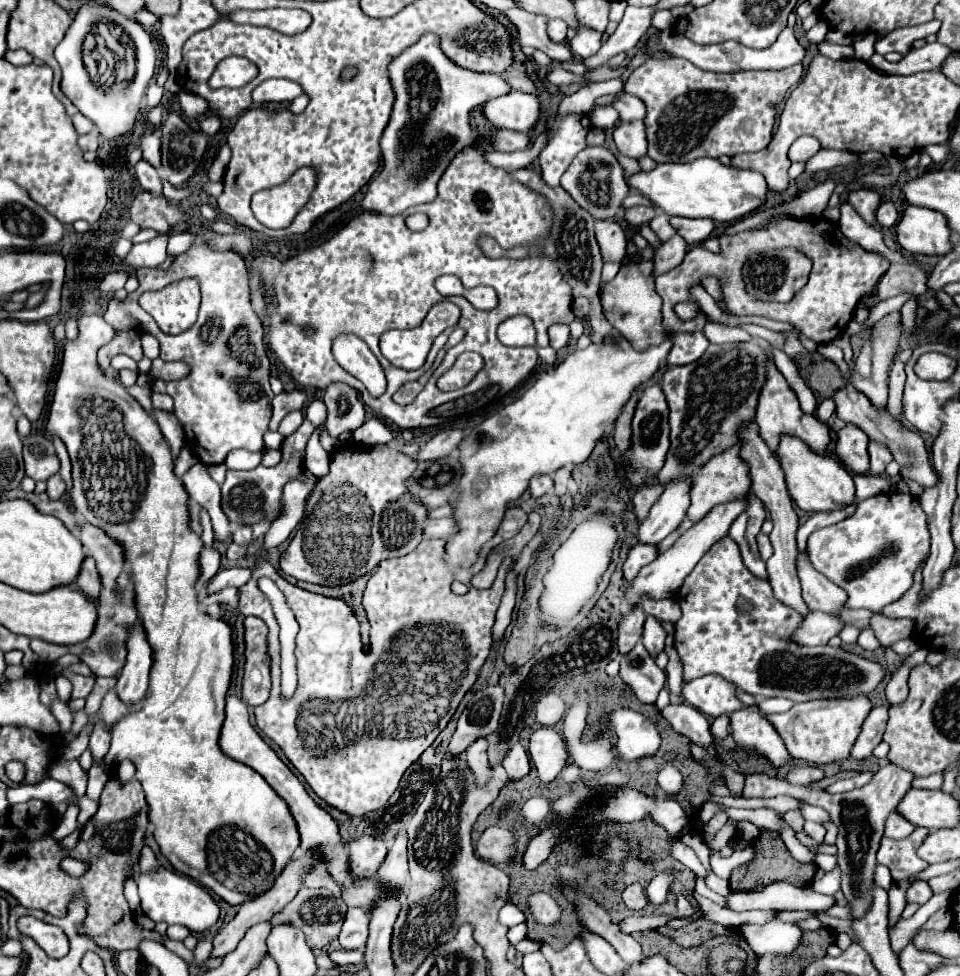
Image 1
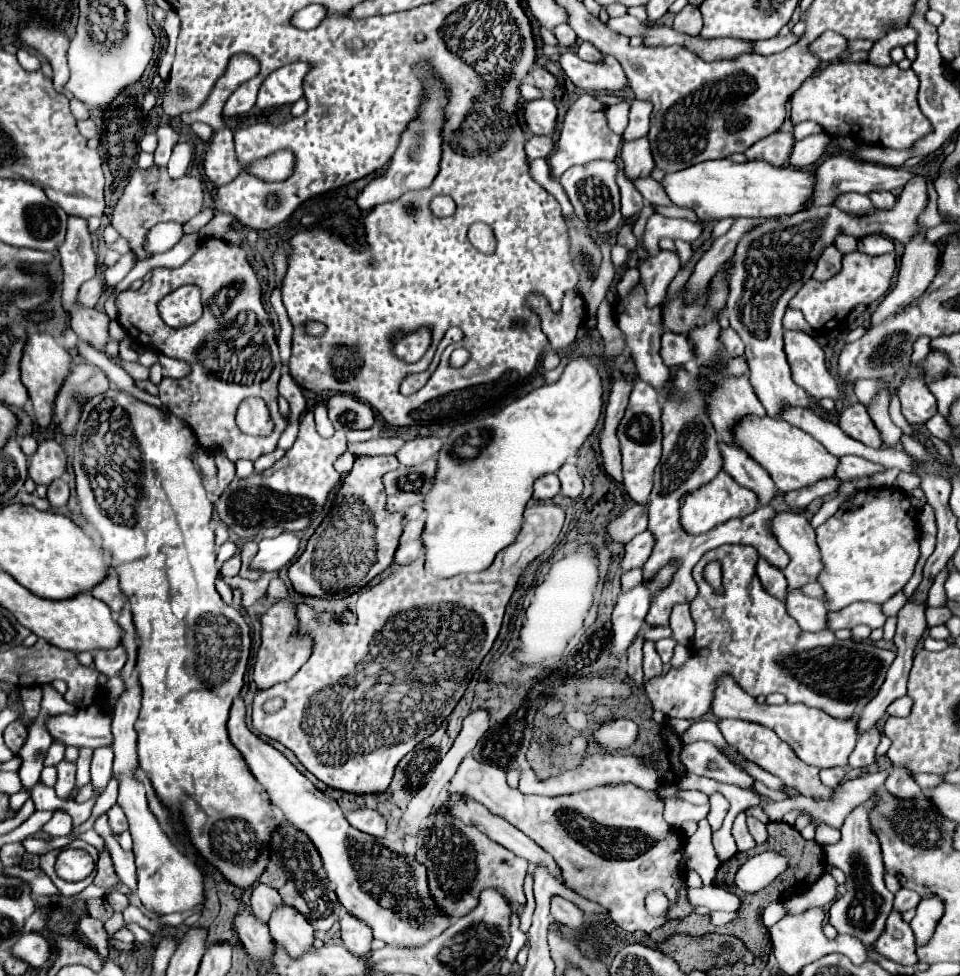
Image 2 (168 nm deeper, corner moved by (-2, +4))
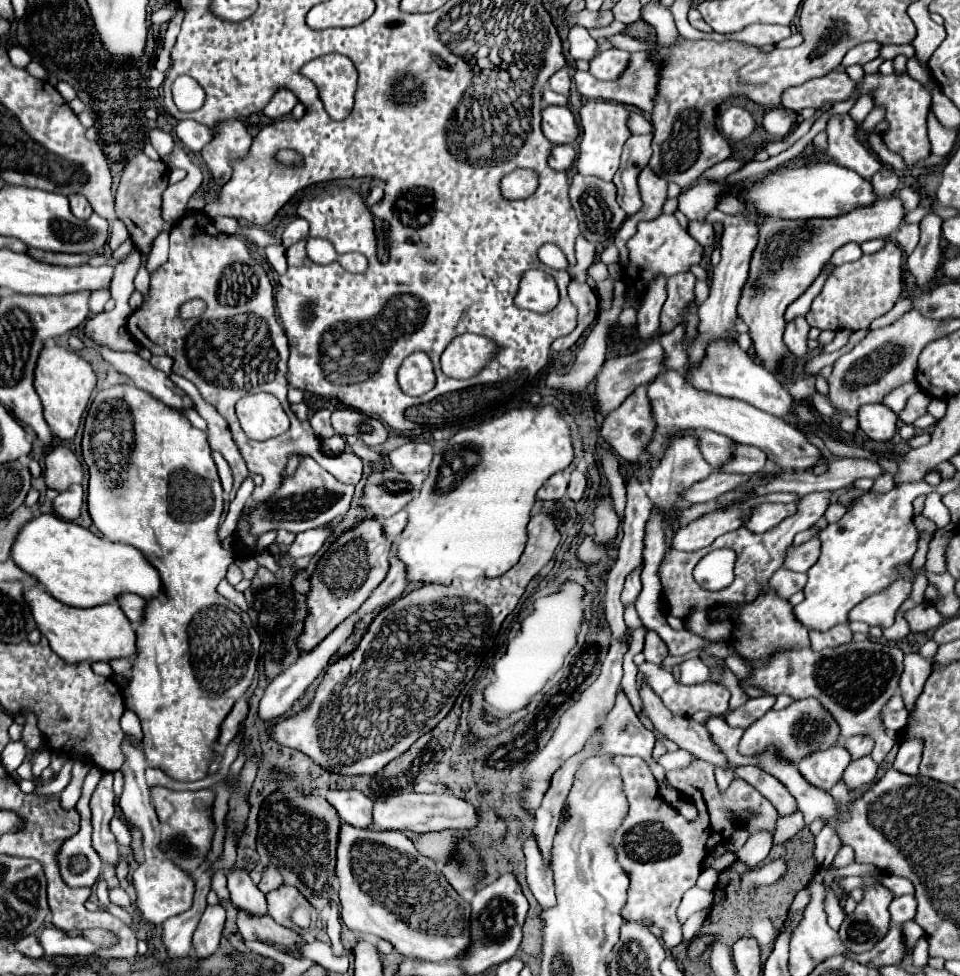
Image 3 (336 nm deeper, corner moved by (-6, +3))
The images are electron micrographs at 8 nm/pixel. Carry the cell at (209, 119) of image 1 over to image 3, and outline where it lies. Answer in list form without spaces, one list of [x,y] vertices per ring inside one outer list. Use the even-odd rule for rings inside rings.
[[[179,121],[175,127],[175,135],[179,139],[179,143],[191,151],[191,153],[199,153],[209,141],[209,129],[205,129],[205,125],[197,125],[197,121]]]

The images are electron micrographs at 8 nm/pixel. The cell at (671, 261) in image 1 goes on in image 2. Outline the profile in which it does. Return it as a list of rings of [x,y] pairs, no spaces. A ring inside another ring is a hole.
[[[659,250],[657,256],[647,258],[639,266],[641,282],[645,284],[649,306],[659,306],[663,302],[667,286],[675,278],[679,268],[681,268],[681,260],[673,250]]]

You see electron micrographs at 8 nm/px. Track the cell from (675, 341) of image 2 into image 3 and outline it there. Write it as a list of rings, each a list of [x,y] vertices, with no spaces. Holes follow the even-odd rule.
[[[651,341],[649,345],[645,345],[639,351],[605,359],[605,363],[601,365],[599,375],[595,377],[595,403],[597,403],[597,411],[601,415],[607,415],[613,409],[617,409],[629,397],[629,393],[633,393],[635,387],[647,385],[661,371],[661,361],[663,361],[663,349],[661,349],[659,341]]]

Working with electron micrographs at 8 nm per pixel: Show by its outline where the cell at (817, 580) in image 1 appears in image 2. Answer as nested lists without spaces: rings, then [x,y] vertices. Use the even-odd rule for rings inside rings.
[[[779,512],[773,520],[773,532],[791,558],[783,570],[789,586],[815,582],[823,572],[823,560],[815,544],[815,530],[807,518],[799,512]]]

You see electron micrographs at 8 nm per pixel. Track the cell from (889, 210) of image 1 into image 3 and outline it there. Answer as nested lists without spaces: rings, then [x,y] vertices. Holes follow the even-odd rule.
[[[883,167],[879,173],[873,175],[871,183],[873,183],[873,189],[875,189],[881,197],[891,197],[891,195],[895,195],[895,191],[897,191],[899,179],[897,179],[897,175],[895,175],[891,169]]]

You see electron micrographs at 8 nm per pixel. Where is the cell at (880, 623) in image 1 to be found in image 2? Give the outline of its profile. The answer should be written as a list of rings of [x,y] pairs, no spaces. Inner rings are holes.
[[[899,592],[897,596],[893,596],[893,598],[889,598],[883,606],[881,606],[881,610],[883,610],[883,614],[889,618],[889,616],[897,616],[897,612],[903,608],[903,604],[905,604],[905,596]]]

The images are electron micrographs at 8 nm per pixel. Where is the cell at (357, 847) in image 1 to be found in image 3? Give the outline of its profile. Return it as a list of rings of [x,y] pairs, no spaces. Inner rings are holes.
[[[327,789],[325,799],[351,827],[369,827],[373,801],[357,789]]]

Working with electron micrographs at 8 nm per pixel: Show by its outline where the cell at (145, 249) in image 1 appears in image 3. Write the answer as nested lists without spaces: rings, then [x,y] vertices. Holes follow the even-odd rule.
[[[101,289],[101,291],[97,291],[97,293],[91,293],[91,297],[89,297],[89,311],[91,311],[91,313],[101,313],[109,297],[111,297],[111,295],[109,295],[107,289]]]

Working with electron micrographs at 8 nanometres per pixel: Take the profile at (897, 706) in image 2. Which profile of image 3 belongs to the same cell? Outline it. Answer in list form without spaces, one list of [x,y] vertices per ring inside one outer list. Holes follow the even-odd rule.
[[[901,709],[901,711],[893,711],[893,713],[891,711],[885,713],[883,715],[883,725],[891,733],[901,733],[905,729],[905,725],[907,725],[907,711]]]

